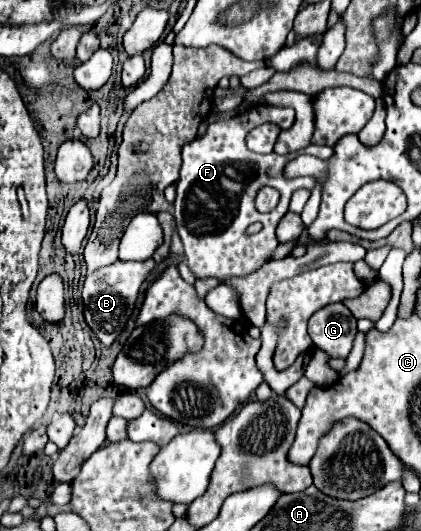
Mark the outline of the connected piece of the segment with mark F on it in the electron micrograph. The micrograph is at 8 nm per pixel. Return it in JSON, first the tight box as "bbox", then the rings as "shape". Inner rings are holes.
{"bbox":[174,104,334,280],"shape":[[[274,104],[252,106],[230,120],[210,124],[204,136],[194,138],[182,148],[182,168],[180,178],[176,182],[174,222],[176,232],[180,234],[184,244],[184,258],[188,258],[188,266],[196,278],[216,276],[218,280],[224,280],[228,276],[244,276],[252,272],[256,266],[262,266],[270,252],[278,246],[276,226],[280,218],[288,212],[292,192],[298,188],[312,190],[316,184],[316,178],[312,176],[298,177],[294,180],[282,178],[284,164],[290,158],[296,158],[298,154],[312,154],[320,160],[328,160],[334,154],[330,146],[316,144],[310,144],[300,152],[290,152],[284,156],[276,152],[254,154],[246,148],[244,138],[252,128],[264,122],[272,122],[288,130],[294,124],[294,108]],[[262,186],[272,186],[280,192],[278,206],[268,214],[260,214],[254,208],[256,192]],[[252,222],[262,222],[264,228],[254,236],[246,236],[244,230]]]}

